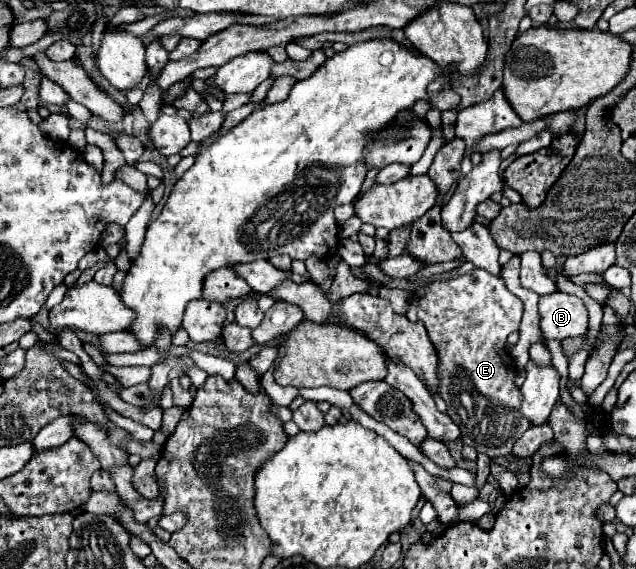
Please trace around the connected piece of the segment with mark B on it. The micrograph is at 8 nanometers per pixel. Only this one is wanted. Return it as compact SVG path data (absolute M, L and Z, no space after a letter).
M559 290L539 298L539 318L547 340L585 336L589 328L589 312L583 300Z

